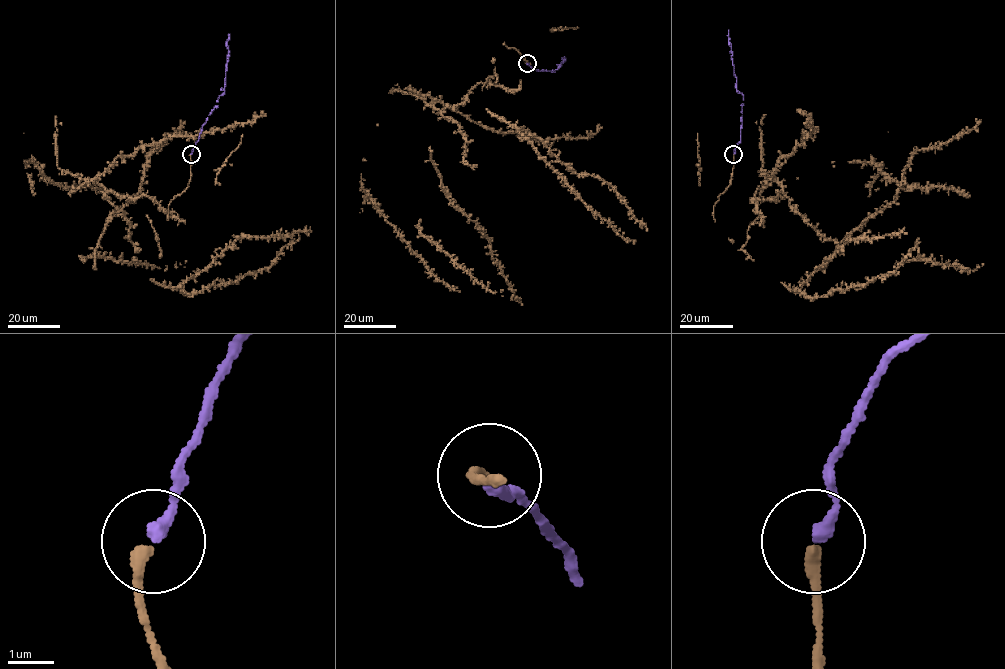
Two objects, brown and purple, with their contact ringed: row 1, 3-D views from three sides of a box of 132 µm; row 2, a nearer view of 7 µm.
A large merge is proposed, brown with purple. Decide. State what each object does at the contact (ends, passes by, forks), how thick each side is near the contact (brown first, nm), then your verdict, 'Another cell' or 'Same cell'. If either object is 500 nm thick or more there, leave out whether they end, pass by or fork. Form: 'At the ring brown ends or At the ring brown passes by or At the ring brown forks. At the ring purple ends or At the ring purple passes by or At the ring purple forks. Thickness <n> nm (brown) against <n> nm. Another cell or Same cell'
At the ring brown ends. At the ring purple ends. Thickness 280 nm (brown) against 280 nm. Same cell

